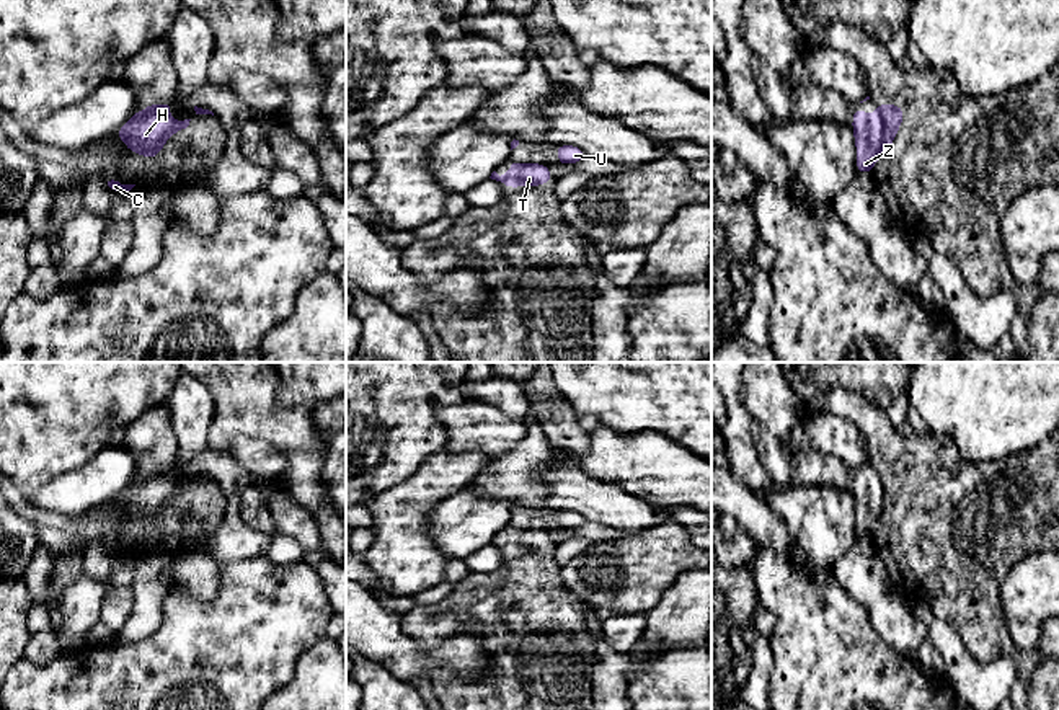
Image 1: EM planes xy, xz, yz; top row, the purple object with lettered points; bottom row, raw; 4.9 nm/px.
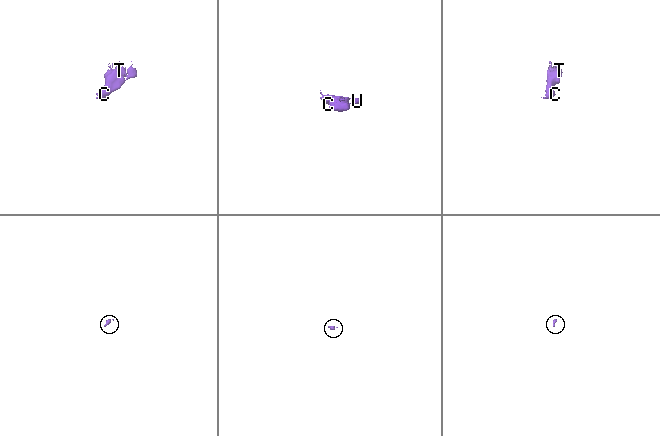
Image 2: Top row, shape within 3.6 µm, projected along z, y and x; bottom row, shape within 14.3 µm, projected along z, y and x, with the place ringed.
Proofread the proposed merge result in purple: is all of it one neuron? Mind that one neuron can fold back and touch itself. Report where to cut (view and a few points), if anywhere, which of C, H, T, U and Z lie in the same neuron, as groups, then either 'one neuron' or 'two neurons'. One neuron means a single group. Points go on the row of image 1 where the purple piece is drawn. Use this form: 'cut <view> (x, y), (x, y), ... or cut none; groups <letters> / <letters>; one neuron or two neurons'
cut yz (877, 108), (883, 128), (881, 150); groups C H U Z / T; two neurons

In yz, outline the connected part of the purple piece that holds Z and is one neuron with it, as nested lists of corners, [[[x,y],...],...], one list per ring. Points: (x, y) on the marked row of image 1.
[[[855,108],[852,127],[857,145],[857,171],[871,173],[881,155],[883,116],[878,109],[875,114],[865,114],[860,108]]]

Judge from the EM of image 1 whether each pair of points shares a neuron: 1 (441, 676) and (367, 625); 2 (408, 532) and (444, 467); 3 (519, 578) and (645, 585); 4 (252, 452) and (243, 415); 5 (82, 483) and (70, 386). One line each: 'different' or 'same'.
1: different
2: same
3: different
4: different
5: different

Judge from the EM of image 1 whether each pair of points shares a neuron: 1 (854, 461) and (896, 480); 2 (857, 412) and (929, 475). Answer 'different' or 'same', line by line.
1: different
2: same

